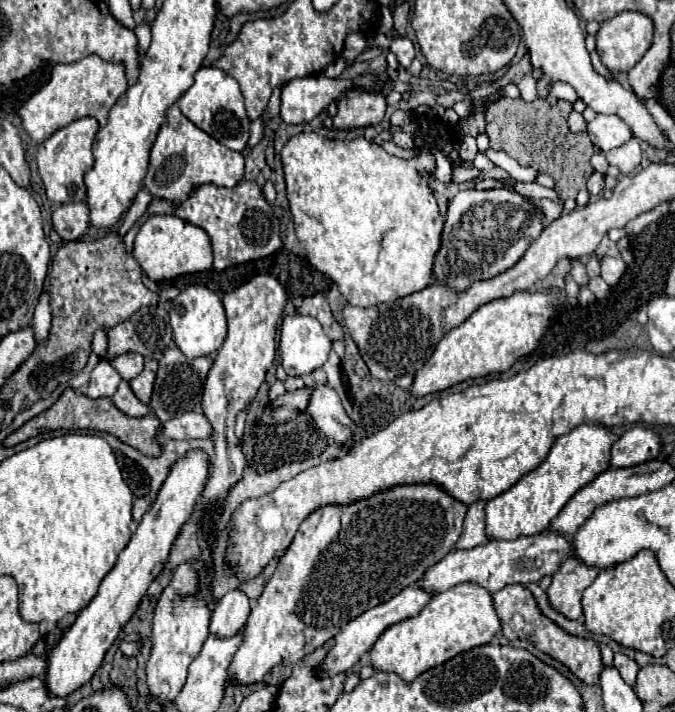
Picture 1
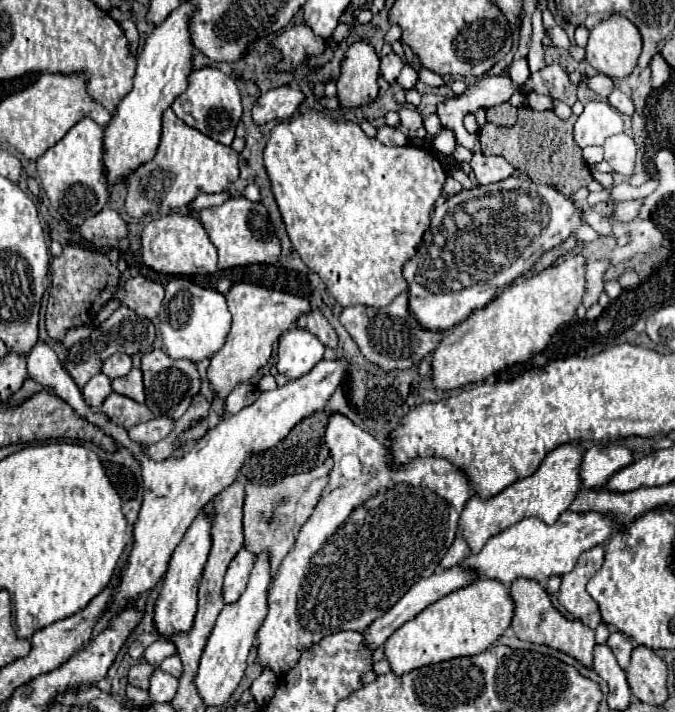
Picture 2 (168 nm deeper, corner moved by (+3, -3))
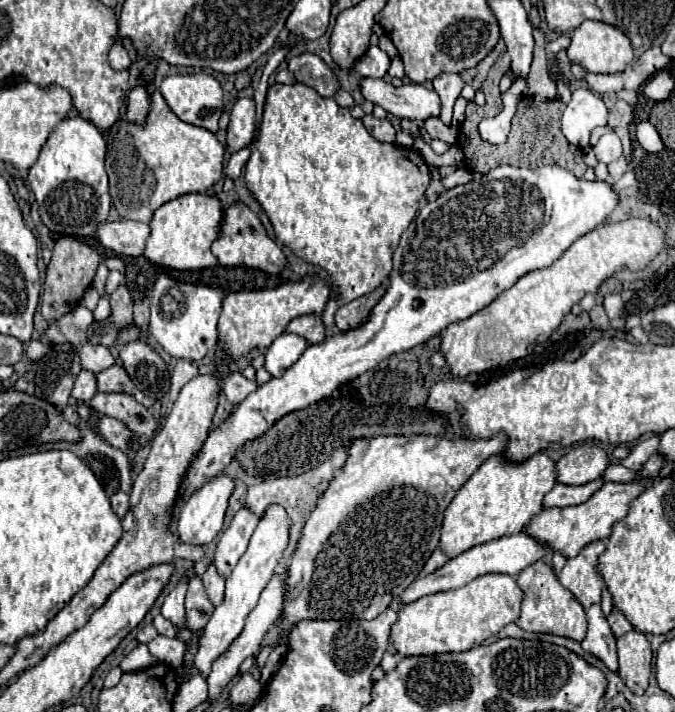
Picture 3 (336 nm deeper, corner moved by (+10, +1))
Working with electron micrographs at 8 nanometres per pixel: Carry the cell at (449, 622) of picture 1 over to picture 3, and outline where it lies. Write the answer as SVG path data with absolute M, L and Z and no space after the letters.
M501 573L481 575L465 587L427 595L399 609L397 621L391 627L391 643L401 657L469 651L487 637L497 635L507 623L513 623L519 617L521 599L523 593L515 577Z

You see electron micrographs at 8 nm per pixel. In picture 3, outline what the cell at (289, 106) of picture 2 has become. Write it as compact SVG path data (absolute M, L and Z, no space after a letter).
M243 97L235 103L235 109L231 111L231 123L227 129L229 151L239 151L249 143L249 135L255 127L255 111L257 103L253 97Z

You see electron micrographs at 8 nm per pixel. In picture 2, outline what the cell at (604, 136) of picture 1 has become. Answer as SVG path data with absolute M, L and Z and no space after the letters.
M588 101L574 123L574 141L580 147L604 145L604 141L616 133L622 133L622 119L618 111L604 101Z

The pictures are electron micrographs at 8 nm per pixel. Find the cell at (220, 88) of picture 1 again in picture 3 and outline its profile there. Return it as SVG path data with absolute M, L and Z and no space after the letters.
M199 71L199 73L193 73L193 75L171 75L171 77L163 79L159 91L165 97L167 105L171 107L171 111L181 121L197 125L197 127L203 127L203 129L207 129L211 133L219 131L219 117L225 111L223 87L211 73Z

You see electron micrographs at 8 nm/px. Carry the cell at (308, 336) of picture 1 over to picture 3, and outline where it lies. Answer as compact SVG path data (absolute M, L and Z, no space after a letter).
M281 333L271 347L265 351L265 369L273 375L279 377L279 369L289 369L293 363L297 363L297 359L303 355L303 351L307 349L307 341L297 335L297 333Z

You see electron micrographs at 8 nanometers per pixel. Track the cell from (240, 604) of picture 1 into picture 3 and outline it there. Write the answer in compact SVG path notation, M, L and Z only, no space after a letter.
M243 507L231 521L229 529L221 535L215 551L215 567L217 567L217 573L224 579L233 573L237 559L241 559L241 555L245 553L245 547L249 545L249 539L257 523L259 519L247 507Z

